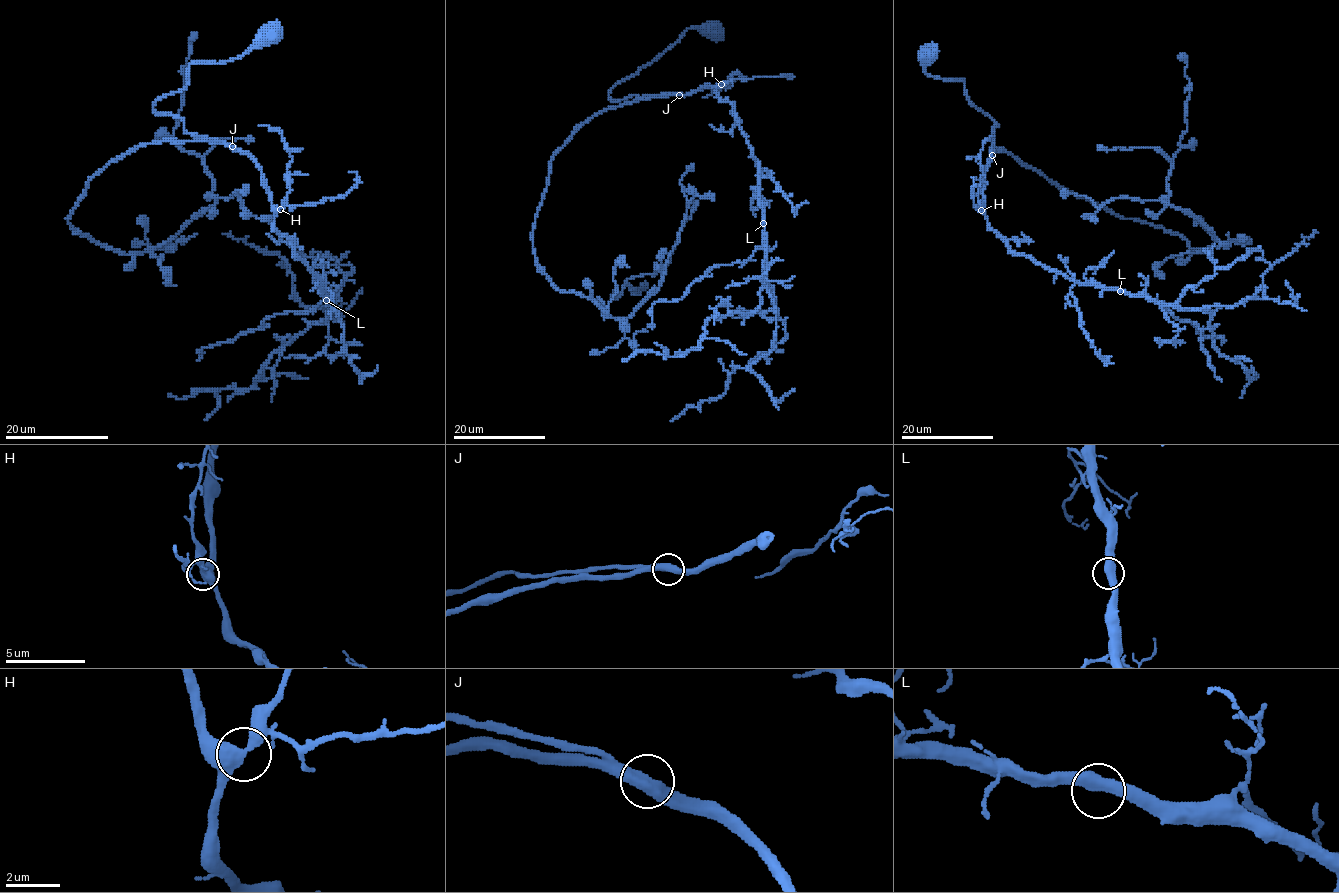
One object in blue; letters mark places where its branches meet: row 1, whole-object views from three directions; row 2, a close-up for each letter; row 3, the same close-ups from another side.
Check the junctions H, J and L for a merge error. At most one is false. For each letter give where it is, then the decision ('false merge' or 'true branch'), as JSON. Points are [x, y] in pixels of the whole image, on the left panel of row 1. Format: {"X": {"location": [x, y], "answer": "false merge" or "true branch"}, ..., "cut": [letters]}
{"H": {"location": [280, 209], "answer": "true branch"}, "J": {"location": [232, 146], "answer": "true branch"}, "L": {"location": [326, 300], "answer": "true branch"}, "cut": []}

